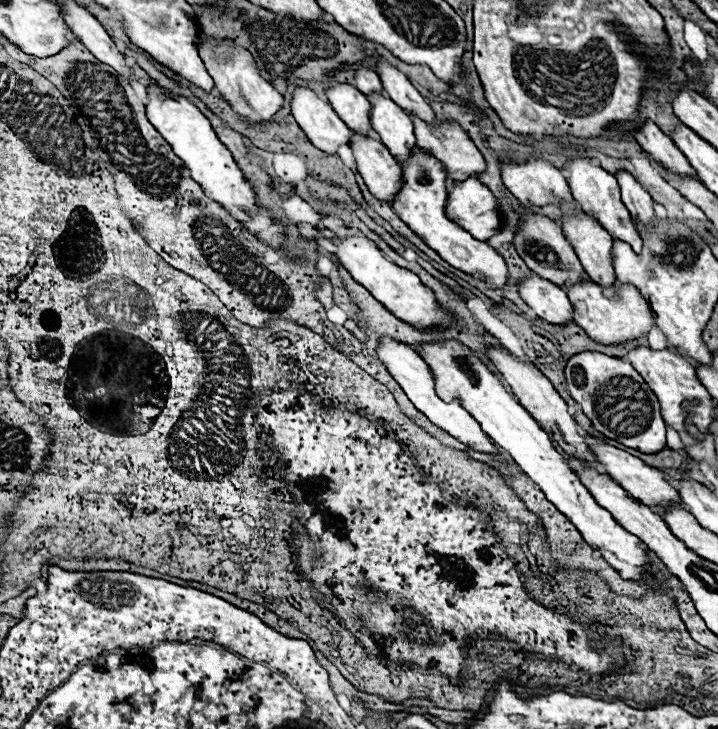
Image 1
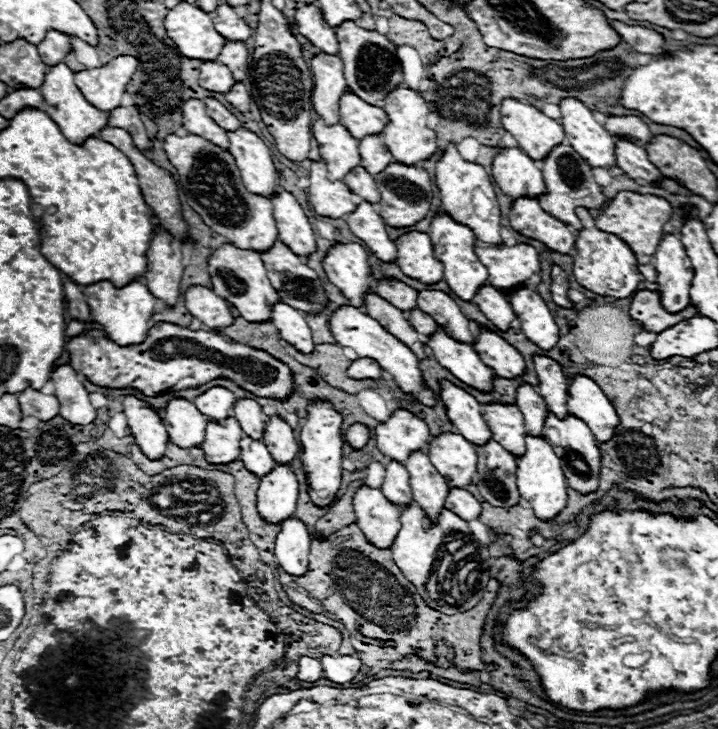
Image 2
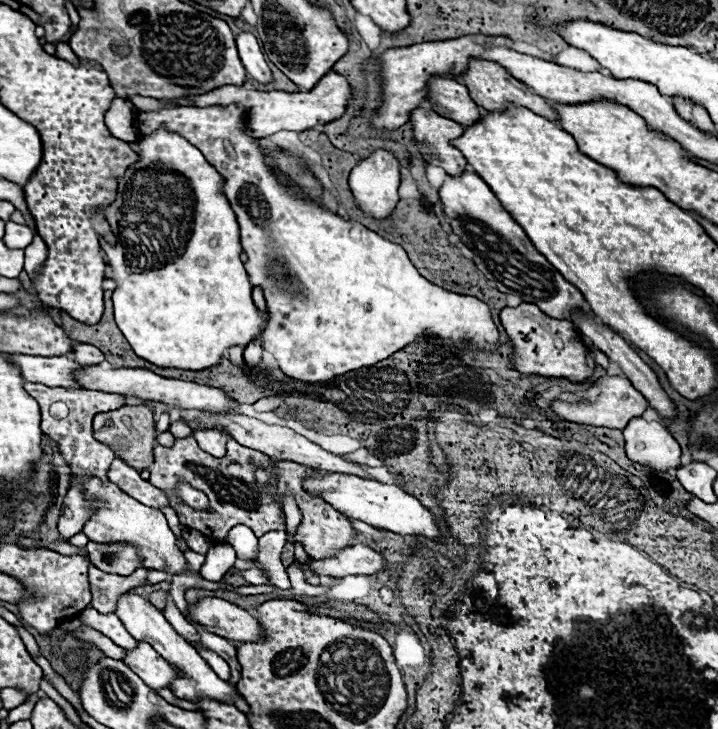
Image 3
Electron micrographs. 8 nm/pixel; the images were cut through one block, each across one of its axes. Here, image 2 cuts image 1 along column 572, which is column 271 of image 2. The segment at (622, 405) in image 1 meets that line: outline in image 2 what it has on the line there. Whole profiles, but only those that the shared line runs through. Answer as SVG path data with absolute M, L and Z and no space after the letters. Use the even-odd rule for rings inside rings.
M158 322L156 326L150 328L148 338L142 344L118 346L116 342L112 342L106 336L106 332L98 324L88 324L88 330L82 336L72 338L66 348L70 352L70 366L76 372L84 374L92 384L106 386L106 388L136 388L144 396L160 396L166 390L200 388L200 386L212 382L214 378L228 378L228 380L236 382L240 388L244 388L246 392L260 396L260 398L286 400L294 390L292 372L282 360L276 360L274 356L270 356L264 350L256 350L256 348L248 348L244 344L228 342L224 336L220 336L214 330L188 330L188 328L182 328L176 324Z

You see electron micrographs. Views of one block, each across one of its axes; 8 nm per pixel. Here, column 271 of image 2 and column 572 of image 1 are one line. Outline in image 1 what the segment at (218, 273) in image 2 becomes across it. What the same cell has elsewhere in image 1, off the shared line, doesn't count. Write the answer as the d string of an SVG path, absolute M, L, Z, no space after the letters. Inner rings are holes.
M580 280L576 284L572 284L572 282L564 284L564 292L568 294L568 298L572 302L574 322L580 328L584 328L584 332L588 332L588 336L592 336L592 340L600 340L600 344L630 342L630 340L644 336L654 326L654 318L648 310L648 304L640 296L636 286L616 280L614 290L616 290L614 298L606 298L602 286L592 282L592 280Z

